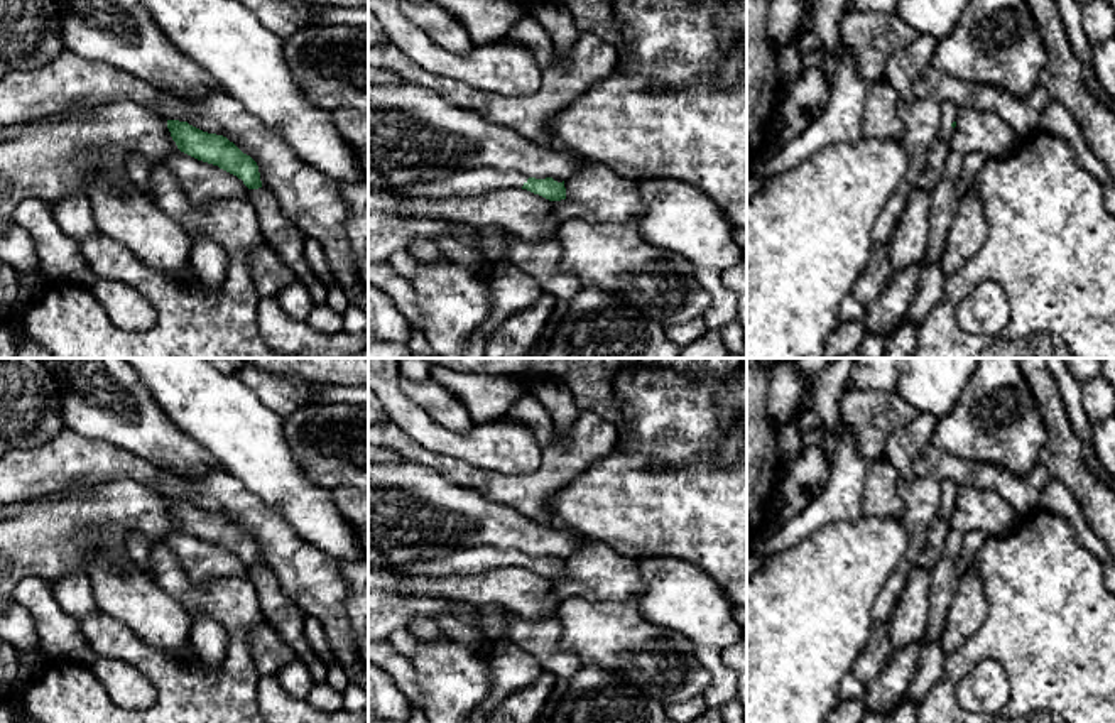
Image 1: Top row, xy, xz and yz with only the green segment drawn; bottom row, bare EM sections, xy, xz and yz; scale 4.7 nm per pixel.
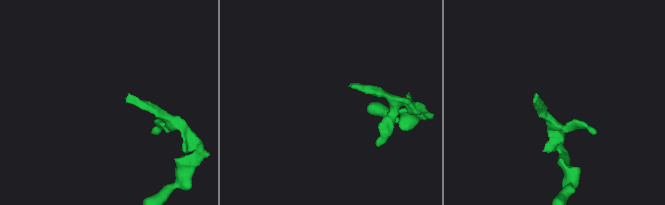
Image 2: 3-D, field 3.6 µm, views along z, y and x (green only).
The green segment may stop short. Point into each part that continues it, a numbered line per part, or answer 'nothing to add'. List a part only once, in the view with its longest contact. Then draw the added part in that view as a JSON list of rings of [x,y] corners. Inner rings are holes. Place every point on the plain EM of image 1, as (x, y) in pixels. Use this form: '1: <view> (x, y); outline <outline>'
1: xz (485, 558); outline [[[493,546],[456,547],[448,556],[421,557],[383,569],[409,576],[476,574],[498,568],[520,568],[527,557],[529,554],[517,549],[503,551]]]

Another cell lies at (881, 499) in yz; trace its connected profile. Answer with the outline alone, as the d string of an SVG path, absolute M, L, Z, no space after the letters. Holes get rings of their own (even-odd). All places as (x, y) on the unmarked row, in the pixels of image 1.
M887 461L867 468L863 514L870 517L902 519L904 503L897 492L899 471Z

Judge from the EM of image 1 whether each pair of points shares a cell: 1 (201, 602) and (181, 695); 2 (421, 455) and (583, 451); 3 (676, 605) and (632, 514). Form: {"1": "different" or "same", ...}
{"1": "same", "2": "same", "3": "different"}

